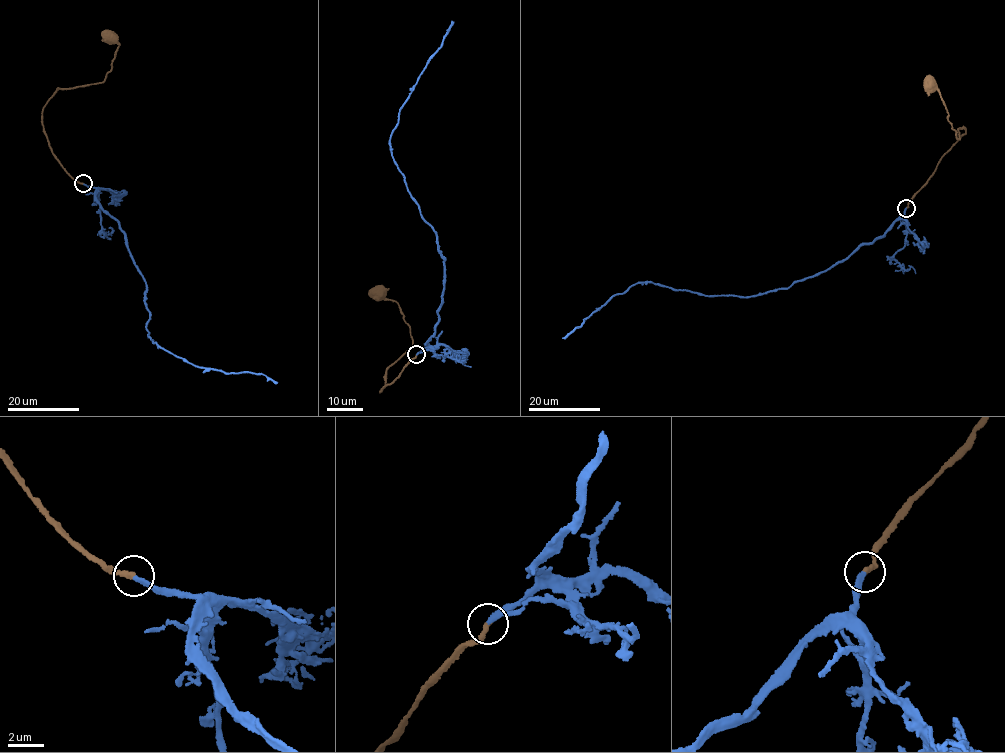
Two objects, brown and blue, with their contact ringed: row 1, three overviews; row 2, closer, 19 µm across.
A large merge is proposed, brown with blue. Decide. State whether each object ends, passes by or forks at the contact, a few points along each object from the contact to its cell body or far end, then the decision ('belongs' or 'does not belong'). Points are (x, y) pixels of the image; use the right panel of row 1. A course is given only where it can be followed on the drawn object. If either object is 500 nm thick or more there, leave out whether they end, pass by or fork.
brown ends | blue ends | brown via (906, 208), (966, 130), (959, 129), (960, 139), (957, 138), (937, 84), (933, 81), (929, 85) | blue via (906, 208), (885, 234), (786, 288), (747, 298), (709, 297), (648, 282), (631, 285), (562, 338) | belongs

